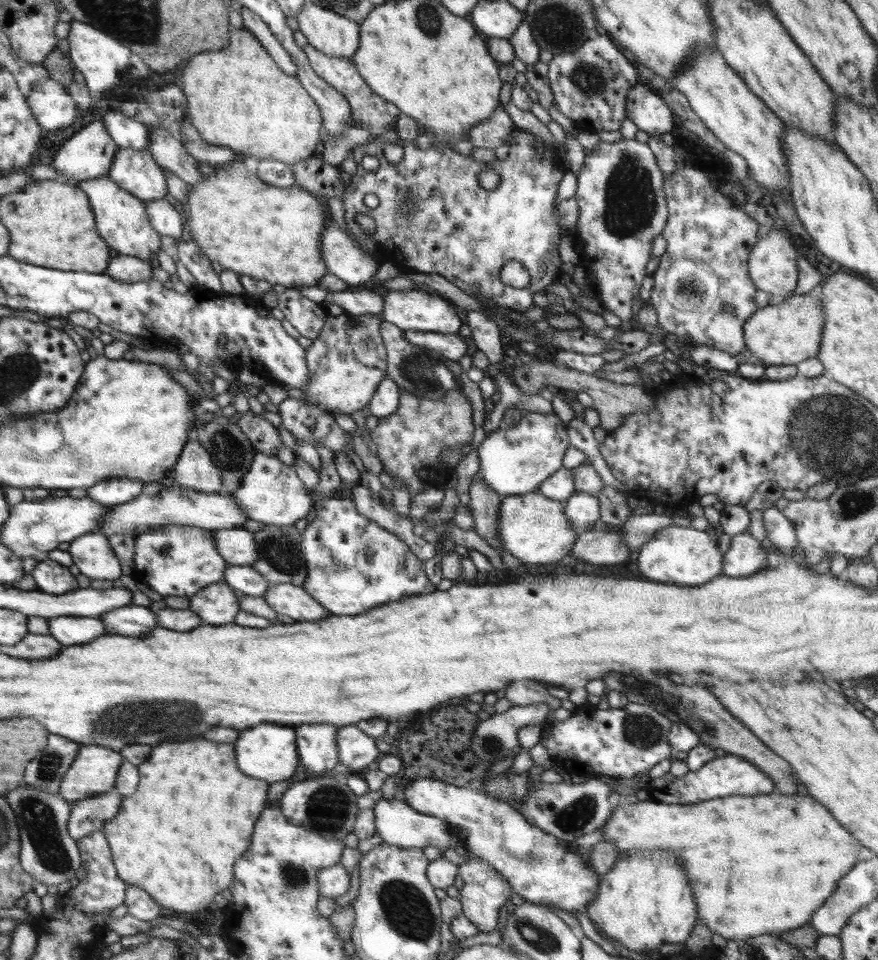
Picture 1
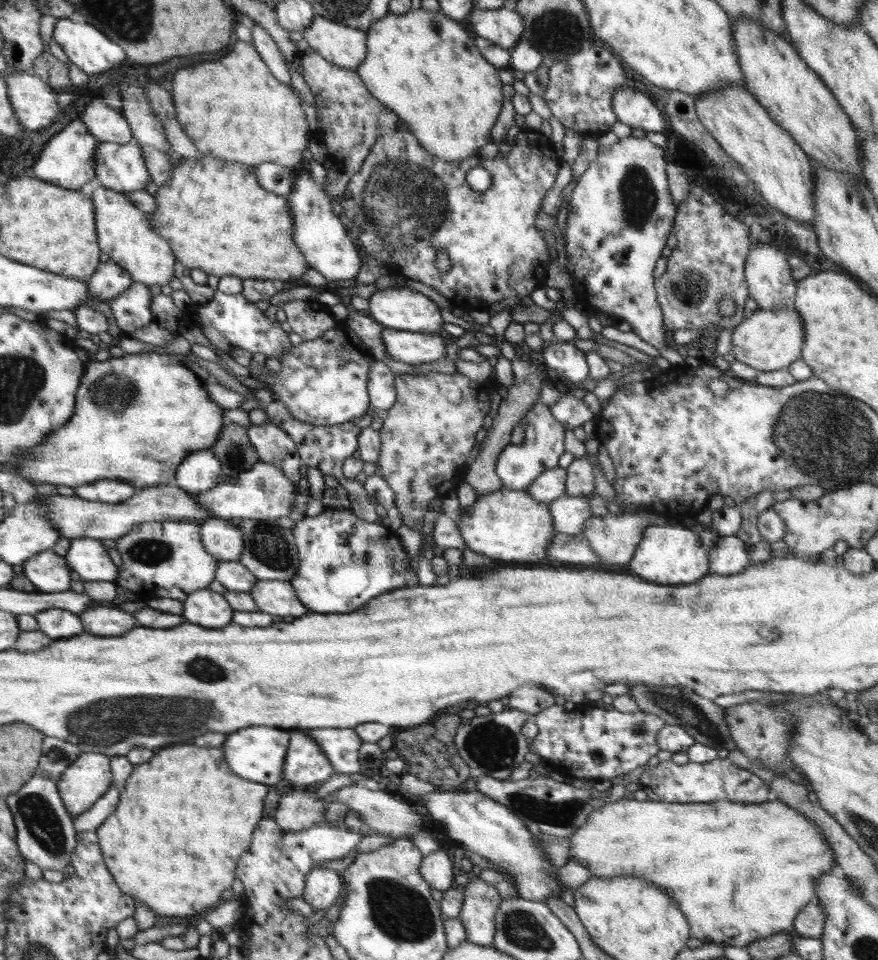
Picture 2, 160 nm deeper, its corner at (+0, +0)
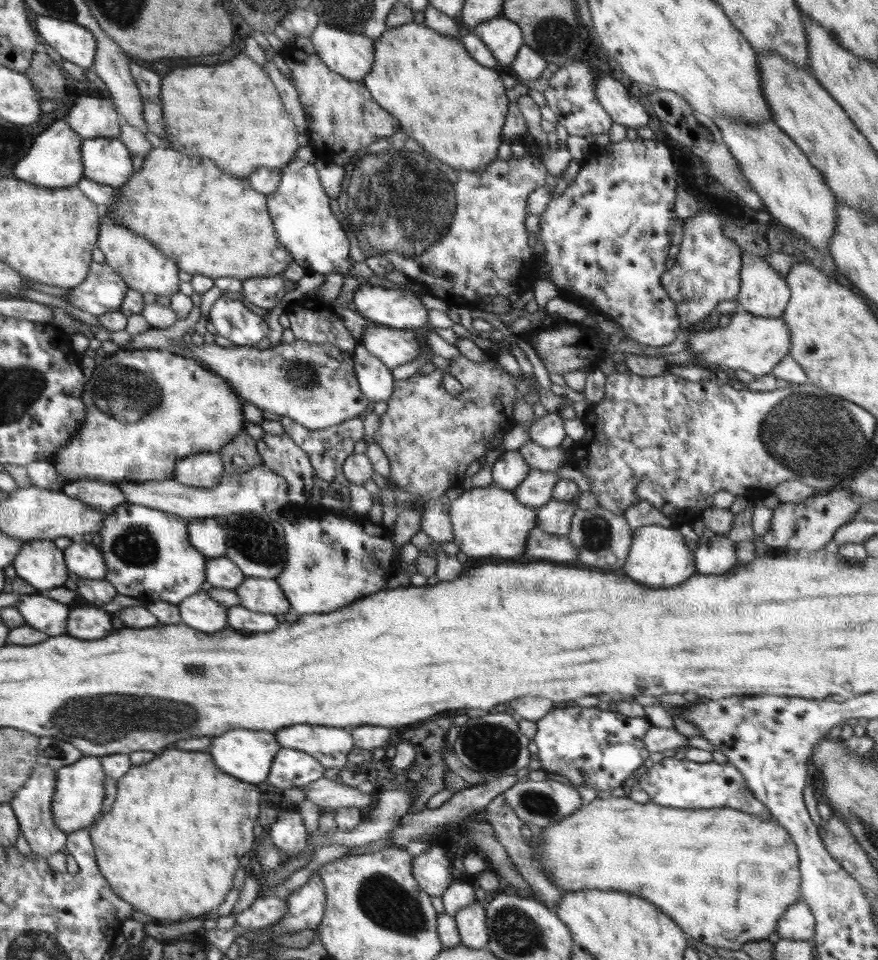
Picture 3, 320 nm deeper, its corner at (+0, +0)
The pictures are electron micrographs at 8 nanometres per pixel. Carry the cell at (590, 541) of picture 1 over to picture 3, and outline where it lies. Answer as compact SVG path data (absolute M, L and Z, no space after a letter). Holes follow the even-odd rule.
M534 527L527 538L527 546L522 554L524 560L558 560L572 562L577 559L577 550L571 545L567 535L554 535Z

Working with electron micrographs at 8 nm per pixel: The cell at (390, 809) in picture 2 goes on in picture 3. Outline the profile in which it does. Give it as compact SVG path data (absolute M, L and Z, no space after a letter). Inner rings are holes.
M324 777L314 783L300 787L306 794L306 800L317 804L321 811L340 808L367 808L376 799L377 792L360 793L357 787L350 787Z

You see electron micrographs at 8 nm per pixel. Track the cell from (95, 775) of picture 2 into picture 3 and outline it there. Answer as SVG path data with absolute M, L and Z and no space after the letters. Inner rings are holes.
M180 749L162 750L158 753L157 757L146 764L135 766L130 768L124 776L119 778L119 794L116 798L112 810L102 814L103 798L104 798L104 779L107 773L103 771L103 765L101 757L96 756L82 756L72 764L63 766L57 770L55 793L53 794L52 801L52 815L54 816L54 823L60 831L66 833L66 835L72 837L77 831L86 830L88 827L92 828L92 844L96 846L97 863L100 868L100 873L108 880L108 885L112 886L114 892L122 897L126 901L130 901L134 905L135 910L146 912L150 916L158 918L164 918L164 920L184 921L185 919L191 919L199 917L201 914L208 913L214 908L218 908L226 894L230 892L232 888L232 878L238 870L238 864L240 864L240 856L244 856L252 844L254 844L254 822L256 818L260 816L258 812L258 802L260 802L260 790L256 786L252 786L252 783L248 781L240 782L235 776L224 774L220 772L214 762L212 762L212 756L206 754L206 752L188 752Z

